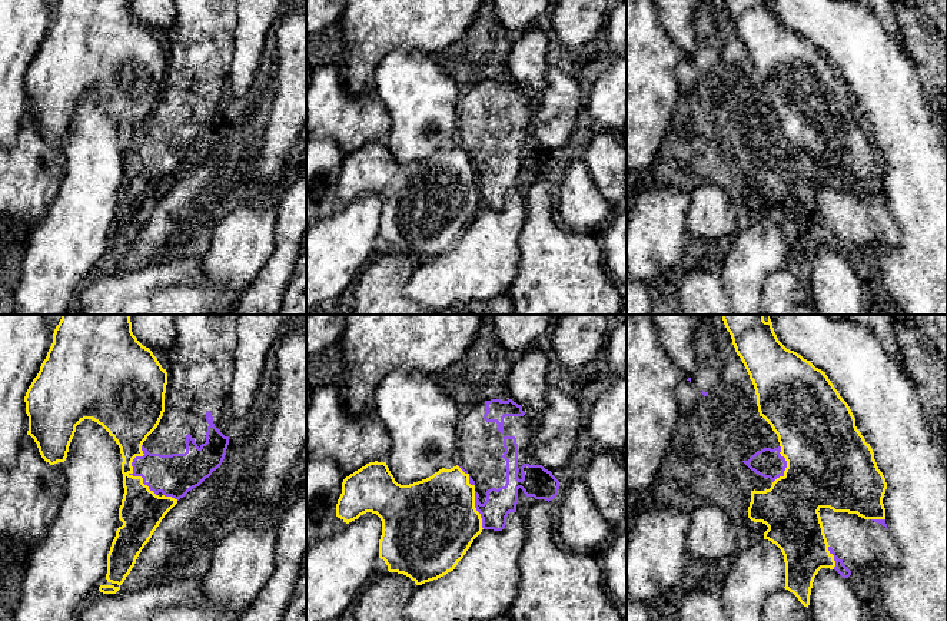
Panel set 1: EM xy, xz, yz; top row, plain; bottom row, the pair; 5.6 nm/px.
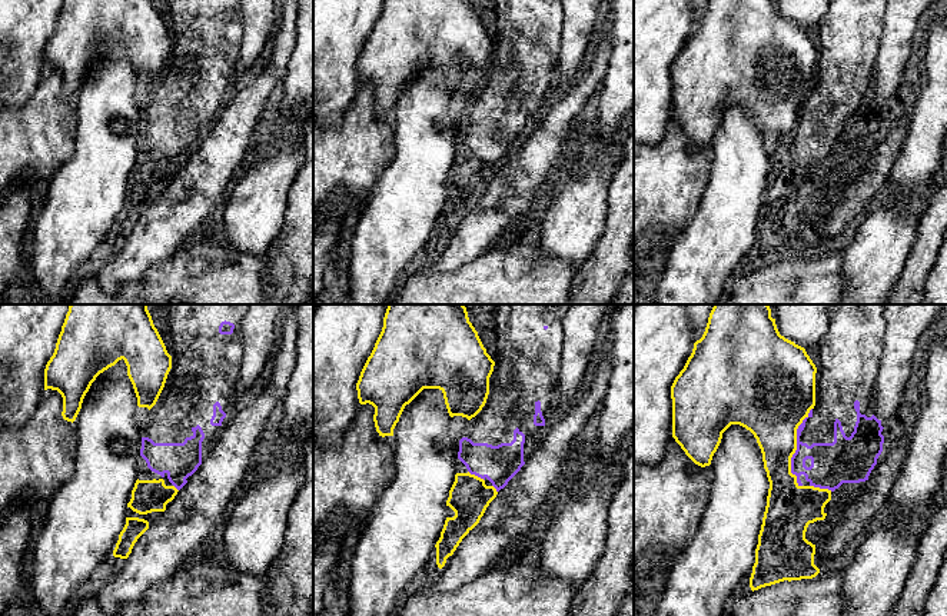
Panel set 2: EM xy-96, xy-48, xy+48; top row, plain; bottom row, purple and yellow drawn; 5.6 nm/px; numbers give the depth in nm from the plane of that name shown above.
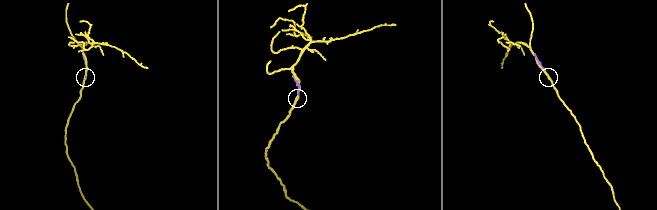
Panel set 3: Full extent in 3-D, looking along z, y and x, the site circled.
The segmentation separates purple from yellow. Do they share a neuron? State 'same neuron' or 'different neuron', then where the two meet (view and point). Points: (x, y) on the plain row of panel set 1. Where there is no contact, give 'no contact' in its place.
different neuron | xy (133, 150)

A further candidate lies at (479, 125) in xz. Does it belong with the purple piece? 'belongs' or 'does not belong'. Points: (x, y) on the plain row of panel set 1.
belongs

